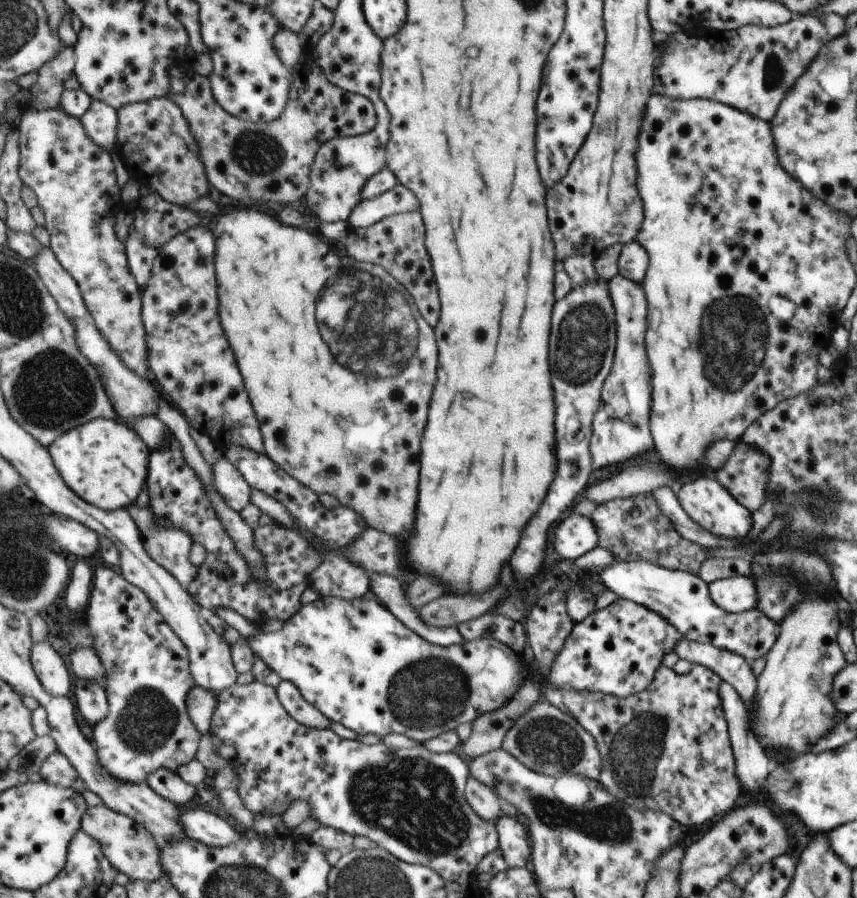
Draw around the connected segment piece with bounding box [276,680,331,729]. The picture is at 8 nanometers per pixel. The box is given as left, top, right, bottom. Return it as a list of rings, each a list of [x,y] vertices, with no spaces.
[[[281,681],[276,688],[279,700],[296,721],[315,729],[329,729],[331,720],[321,710],[313,706],[291,681]]]

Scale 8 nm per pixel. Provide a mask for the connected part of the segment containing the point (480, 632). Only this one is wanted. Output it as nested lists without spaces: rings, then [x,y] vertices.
[[[487,612],[477,618],[459,623],[456,626],[463,640],[493,639],[510,646],[516,652],[516,656],[527,655],[527,638],[523,624],[506,615],[498,615],[495,612]]]

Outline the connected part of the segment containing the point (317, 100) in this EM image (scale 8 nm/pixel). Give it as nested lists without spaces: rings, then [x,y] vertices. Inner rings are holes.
[[[304,58],[292,69],[293,82],[285,112],[273,122],[248,121],[227,112],[215,98],[209,77],[187,68],[171,68],[173,84],[167,97],[175,98],[200,142],[210,184],[243,202],[286,206],[299,202],[311,186],[310,172],[325,142],[371,132],[378,121],[370,98],[335,86],[317,60]]]

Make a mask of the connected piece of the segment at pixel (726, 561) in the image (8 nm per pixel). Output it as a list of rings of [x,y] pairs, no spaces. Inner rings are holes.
[[[711,557],[703,562],[697,576],[709,584],[719,579],[749,577],[751,574],[750,562],[743,560],[743,558]]]

